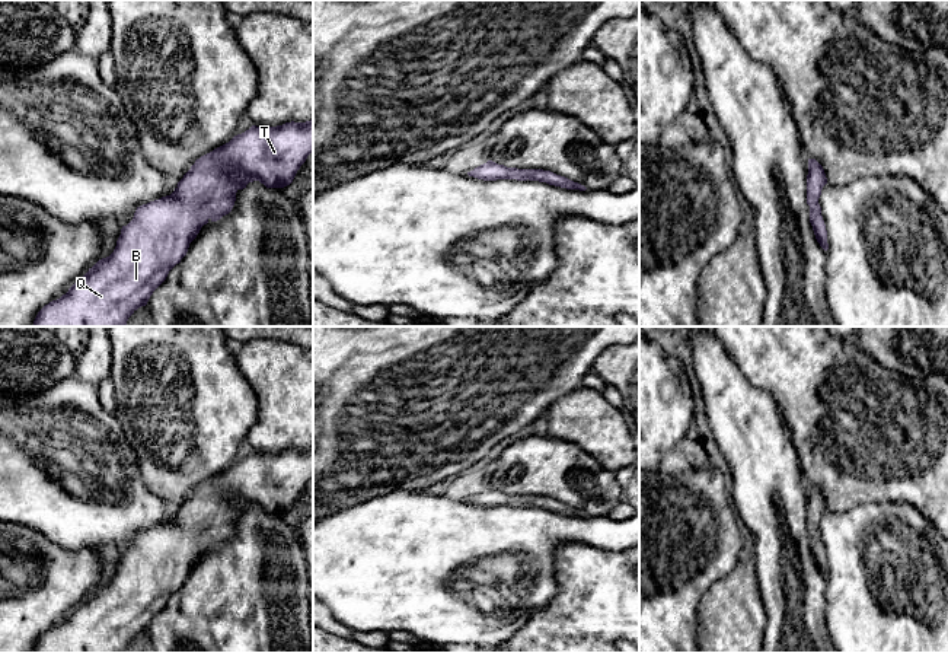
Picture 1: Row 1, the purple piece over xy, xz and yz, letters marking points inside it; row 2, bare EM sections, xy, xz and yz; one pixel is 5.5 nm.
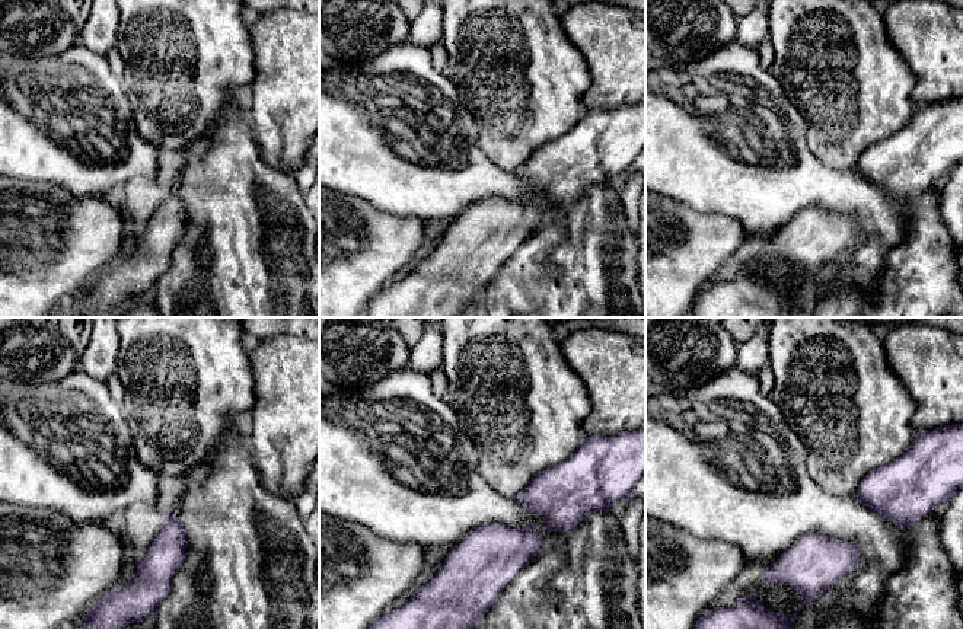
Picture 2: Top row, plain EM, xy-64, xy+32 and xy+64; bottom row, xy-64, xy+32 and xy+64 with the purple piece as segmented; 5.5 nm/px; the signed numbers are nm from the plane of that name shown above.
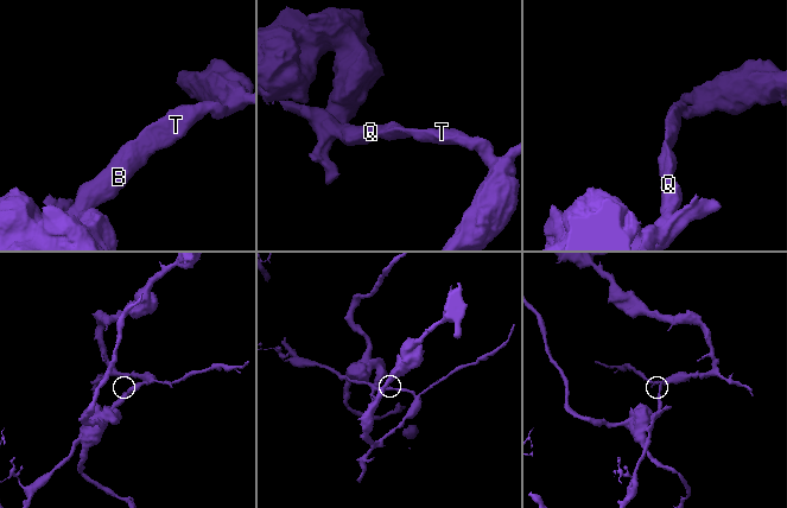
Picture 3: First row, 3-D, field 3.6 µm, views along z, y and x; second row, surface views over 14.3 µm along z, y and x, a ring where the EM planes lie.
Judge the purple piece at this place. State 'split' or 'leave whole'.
split

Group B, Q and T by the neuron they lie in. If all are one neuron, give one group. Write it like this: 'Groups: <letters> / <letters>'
Groups: B Q / T

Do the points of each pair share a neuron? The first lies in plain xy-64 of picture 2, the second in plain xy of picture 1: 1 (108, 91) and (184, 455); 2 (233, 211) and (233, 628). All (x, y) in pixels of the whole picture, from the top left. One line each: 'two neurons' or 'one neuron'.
1: two neurons
2: one neuron

